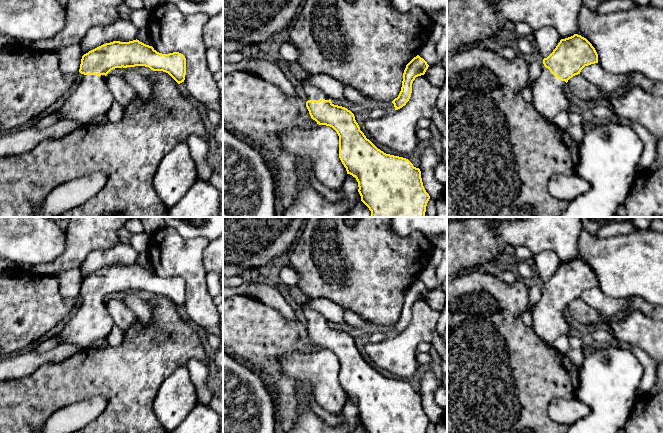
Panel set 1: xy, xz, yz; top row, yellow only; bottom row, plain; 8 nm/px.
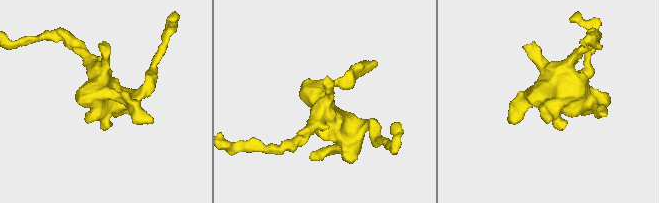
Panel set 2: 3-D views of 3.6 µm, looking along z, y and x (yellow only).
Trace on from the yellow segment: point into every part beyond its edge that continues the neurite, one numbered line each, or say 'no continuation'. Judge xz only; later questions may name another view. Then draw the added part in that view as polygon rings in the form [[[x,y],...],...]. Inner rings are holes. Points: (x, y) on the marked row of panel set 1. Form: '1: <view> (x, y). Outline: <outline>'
1: xz (312, 92). Outline: [[[306,76],[305,78],[303,78],[301,80],[301,83],[303,85],[303,88],[304,88],[305,94],[306,94],[305,103],[308,100],[317,100],[317,101],[319,101],[321,99],[329,100],[329,97],[321,89],[312,85],[308,81],[308,76]]]

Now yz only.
1: yz (550, 95). Outline: [[[543,66],[542,73],[535,81],[529,81],[533,105],[547,121],[553,122],[557,114],[569,108],[567,83],[554,76]]]

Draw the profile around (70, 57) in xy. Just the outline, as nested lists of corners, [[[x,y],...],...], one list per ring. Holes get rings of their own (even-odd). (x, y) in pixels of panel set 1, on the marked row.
[[[72,44],[55,51],[59,57],[59,68],[65,74],[77,74],[80,69],[82,52],[79,44]]]

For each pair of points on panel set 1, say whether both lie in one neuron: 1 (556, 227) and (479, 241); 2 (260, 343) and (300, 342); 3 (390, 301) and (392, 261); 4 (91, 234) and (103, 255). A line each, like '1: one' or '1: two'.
1: one
2: one
3: one
4: two

